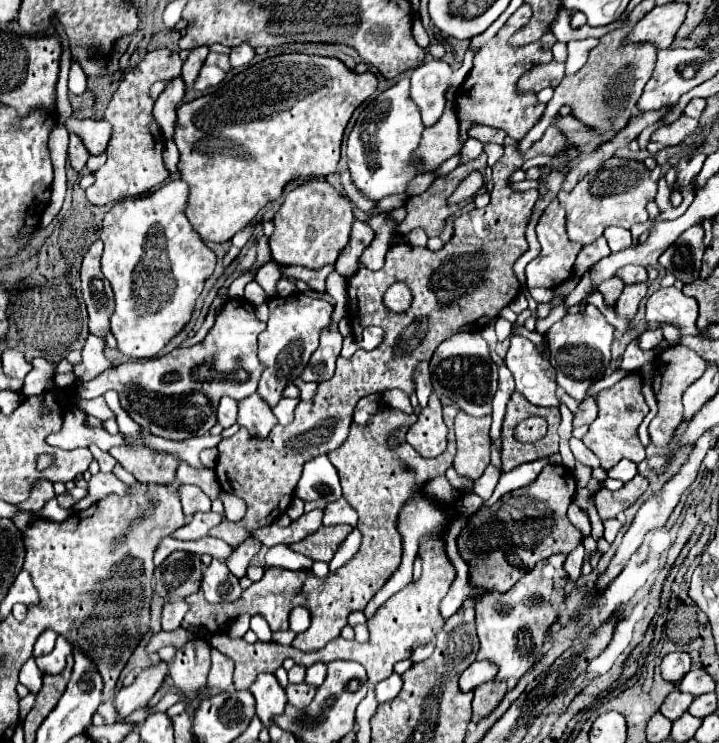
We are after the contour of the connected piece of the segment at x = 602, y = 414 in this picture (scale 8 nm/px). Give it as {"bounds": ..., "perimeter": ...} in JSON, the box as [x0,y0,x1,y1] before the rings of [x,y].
{"bounds":[582,372,648,470],"perimeter":[[[638,372],[628,374],[608,390],[602,390],[596,396],[598,402],[598,418],[590,424],[590,430],[582,438],[582,442],[600,458],[600,466],[604,470],[610,470],[614,464],[618,464],[622,458],[628,458],[632,462],[642,462],[646,458],[646,450],[638,438],[638,426],[648,414],[648,404],[642,396],[642,376]]]}

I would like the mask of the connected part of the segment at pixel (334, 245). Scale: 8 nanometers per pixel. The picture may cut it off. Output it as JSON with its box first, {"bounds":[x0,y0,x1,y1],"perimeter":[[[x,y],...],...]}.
{"bounds":[270,180,352,270],"perimeter":[[[310,180],[286,194],[284,204],[276,212],[276,230],[270,236],[272,260],[280,266],[306,266],[318,270],[326,264],[334,264],[340,250],[348,244],[352,228],[352,204],[346,196],[340,196],[326,180]]]}

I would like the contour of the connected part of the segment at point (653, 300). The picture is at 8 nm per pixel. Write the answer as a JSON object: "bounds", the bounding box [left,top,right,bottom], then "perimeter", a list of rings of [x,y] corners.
{"bounds":[645,288,698,335],"perimeter":[[[660,288],[646,302],[645,317],[648,322],[676,324],[682,334],[696,335],[698,329],[698,304],[696,298],[684,296],[678,288]]]}

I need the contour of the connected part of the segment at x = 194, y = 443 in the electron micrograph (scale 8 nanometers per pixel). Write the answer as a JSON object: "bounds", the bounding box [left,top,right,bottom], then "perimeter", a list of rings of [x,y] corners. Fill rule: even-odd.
{"bounds":[144,432,222,468],"perimeter":[[[150,432],[144,434],[144,440],[146,440],[146,446],[154,448],[154,450],[160,450],[160,452],[170,452],[174,456],[178,456],[178,460],[182,462],[188,462],[192,464],[194,468],[204,468],[204,464],[200,464],[200,452],[204,448],[212,448],[212,446],[218,446],[218,442],[222,440],[222,436],[214,436],[212,434],[204,434],[204,436],[196,436],[196,438],[190,438],[190,440],[184,440],[184,442],[172,442],[172,440],[164,440],[164,438],[158,438],[158,436],[152,436]]]}

